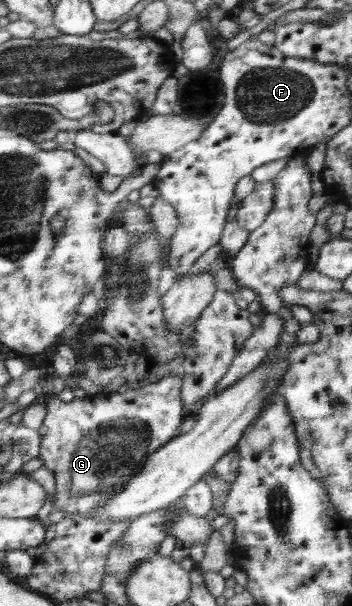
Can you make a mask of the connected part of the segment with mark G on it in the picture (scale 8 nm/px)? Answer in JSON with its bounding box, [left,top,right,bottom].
[40,369,182,517]

